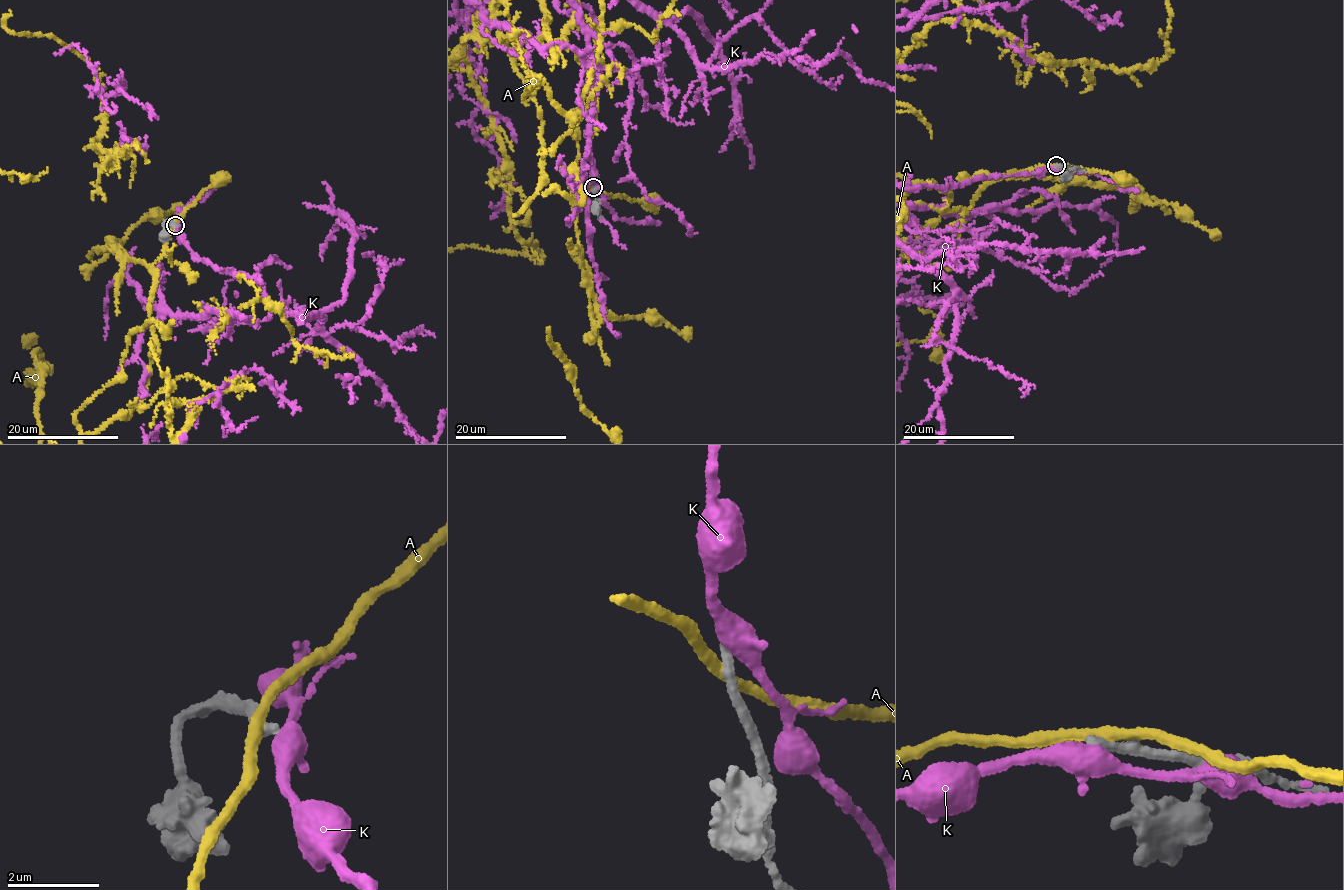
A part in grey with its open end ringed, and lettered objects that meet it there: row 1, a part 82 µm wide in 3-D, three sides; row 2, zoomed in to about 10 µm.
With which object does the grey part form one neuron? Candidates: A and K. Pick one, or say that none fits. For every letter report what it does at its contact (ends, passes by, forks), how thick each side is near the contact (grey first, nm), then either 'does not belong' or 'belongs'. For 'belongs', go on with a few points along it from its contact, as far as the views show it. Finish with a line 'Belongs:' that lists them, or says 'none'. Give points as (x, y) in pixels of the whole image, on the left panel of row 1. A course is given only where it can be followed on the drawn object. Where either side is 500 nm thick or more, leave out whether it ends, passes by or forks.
A: it passes by; calibres 240 and 240 nm; does not belong
K: it passes by; calibres 200 and 440 nm; does not belong
Belongs: none

